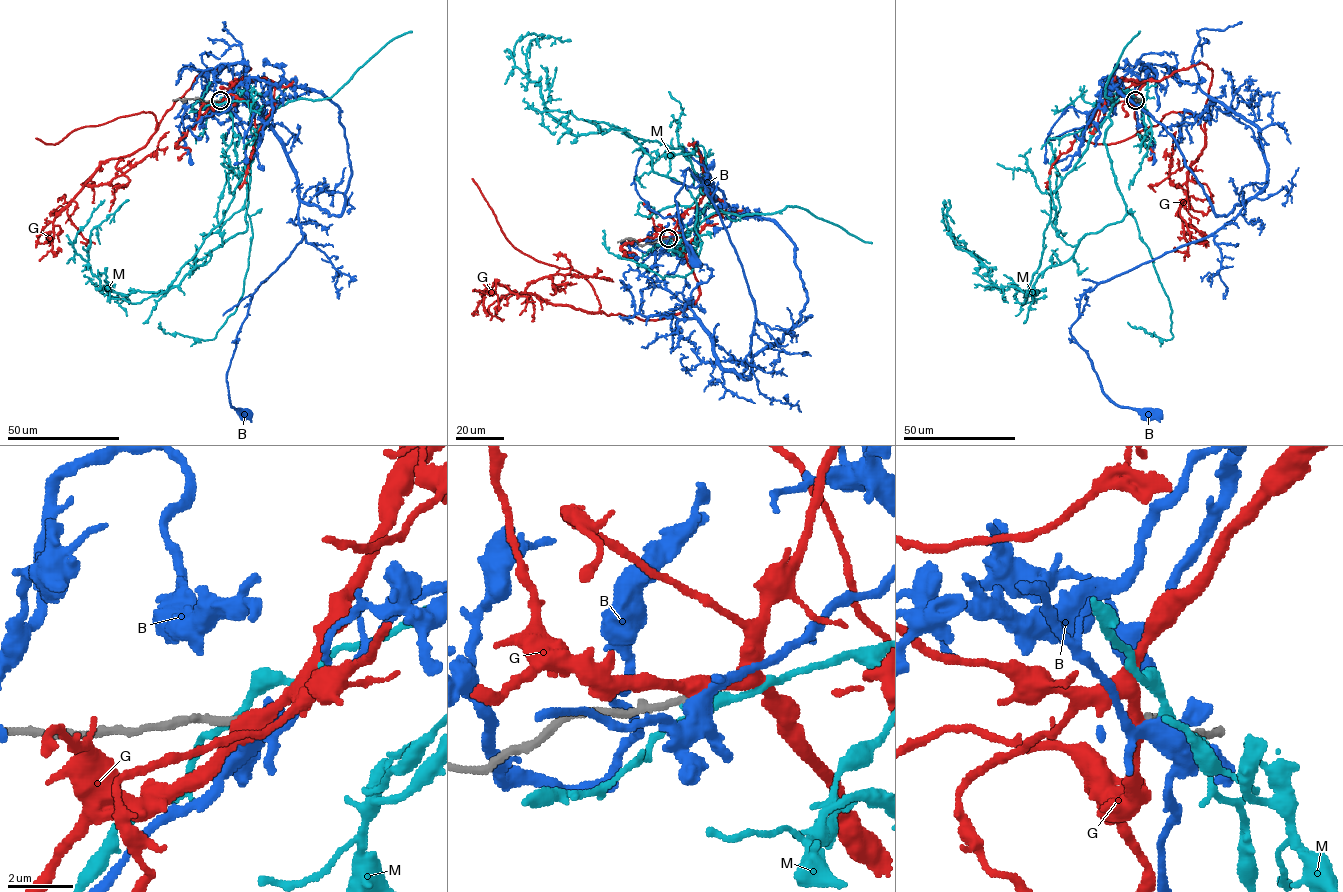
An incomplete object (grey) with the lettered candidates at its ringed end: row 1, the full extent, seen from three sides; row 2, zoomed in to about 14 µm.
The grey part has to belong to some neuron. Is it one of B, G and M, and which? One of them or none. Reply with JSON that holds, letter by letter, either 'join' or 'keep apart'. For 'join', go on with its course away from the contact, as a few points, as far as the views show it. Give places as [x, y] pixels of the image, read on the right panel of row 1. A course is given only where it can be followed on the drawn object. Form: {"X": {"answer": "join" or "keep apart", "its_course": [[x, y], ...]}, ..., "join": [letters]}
{"B": {"answer": "keep apart"}, "G": {"answer": "keep apart"}, "M": {"answer": "keep apart"}, "join": []}

